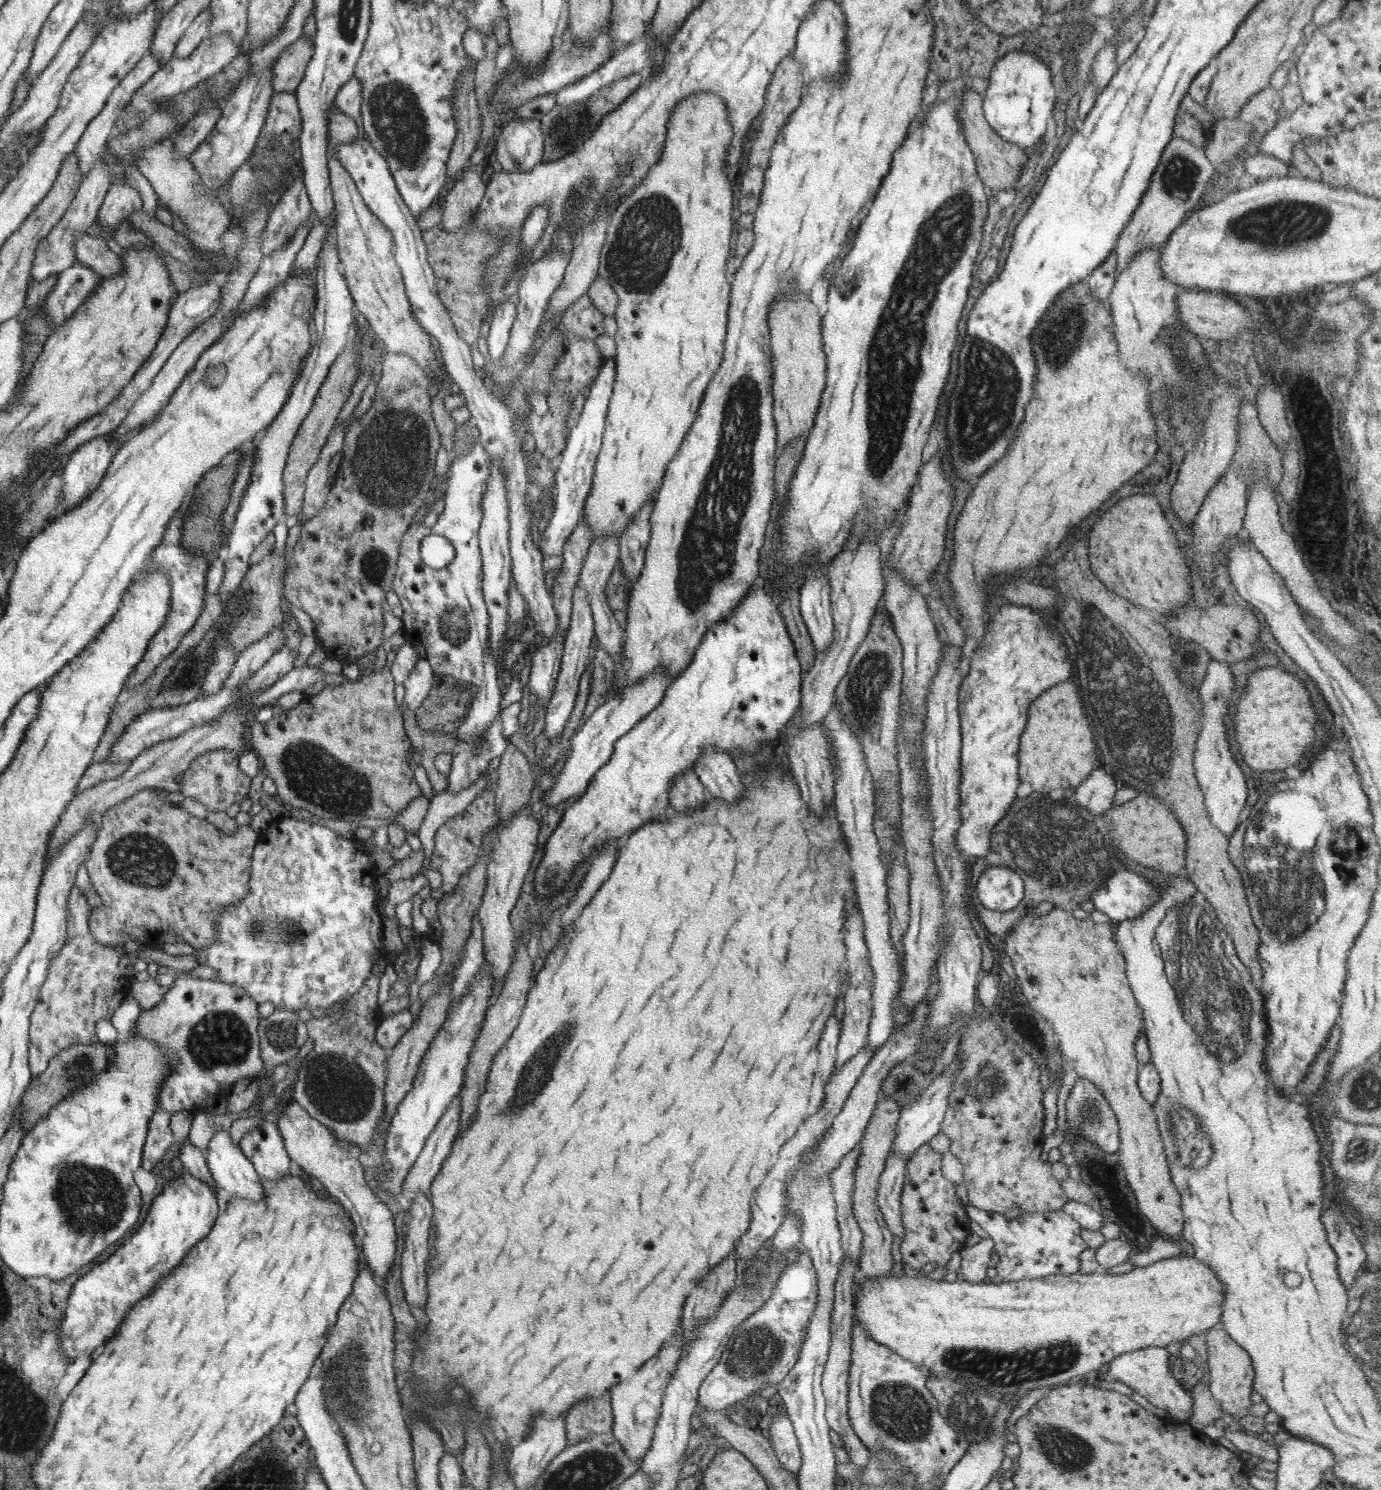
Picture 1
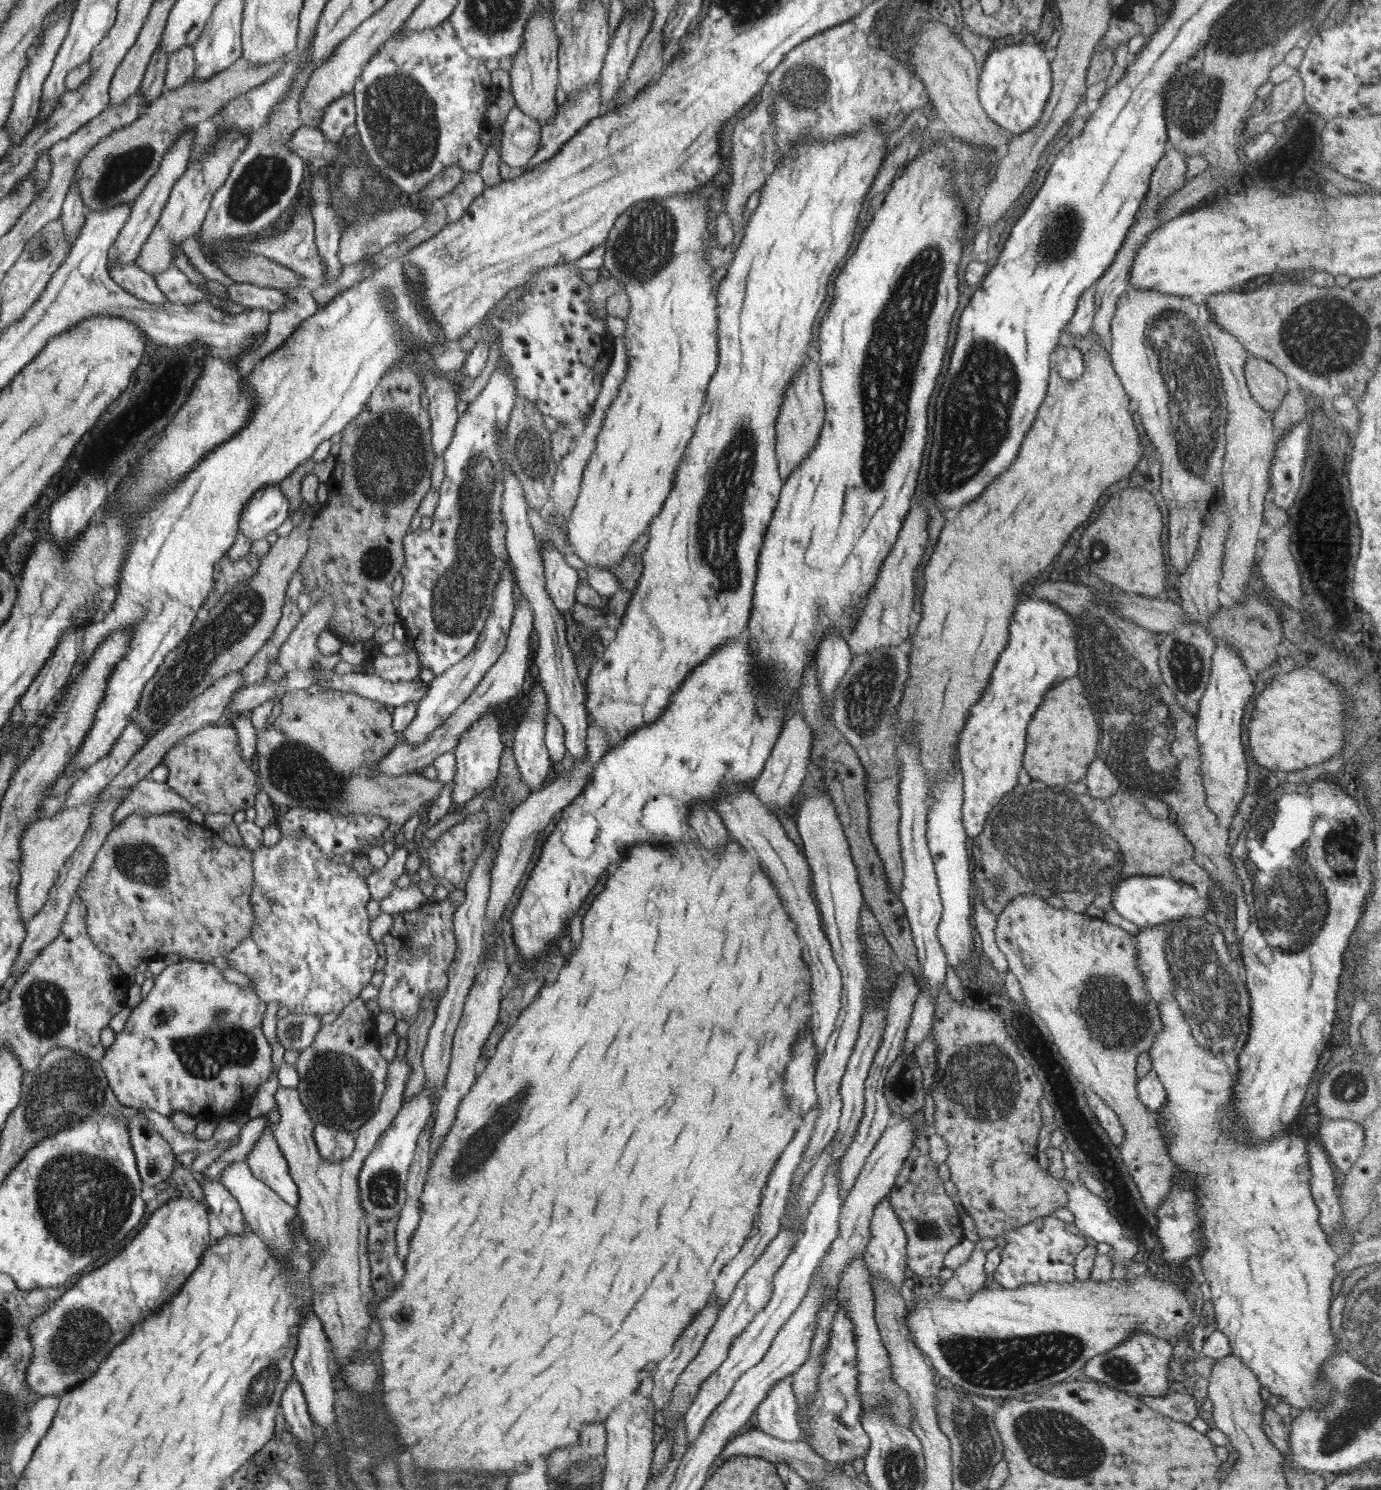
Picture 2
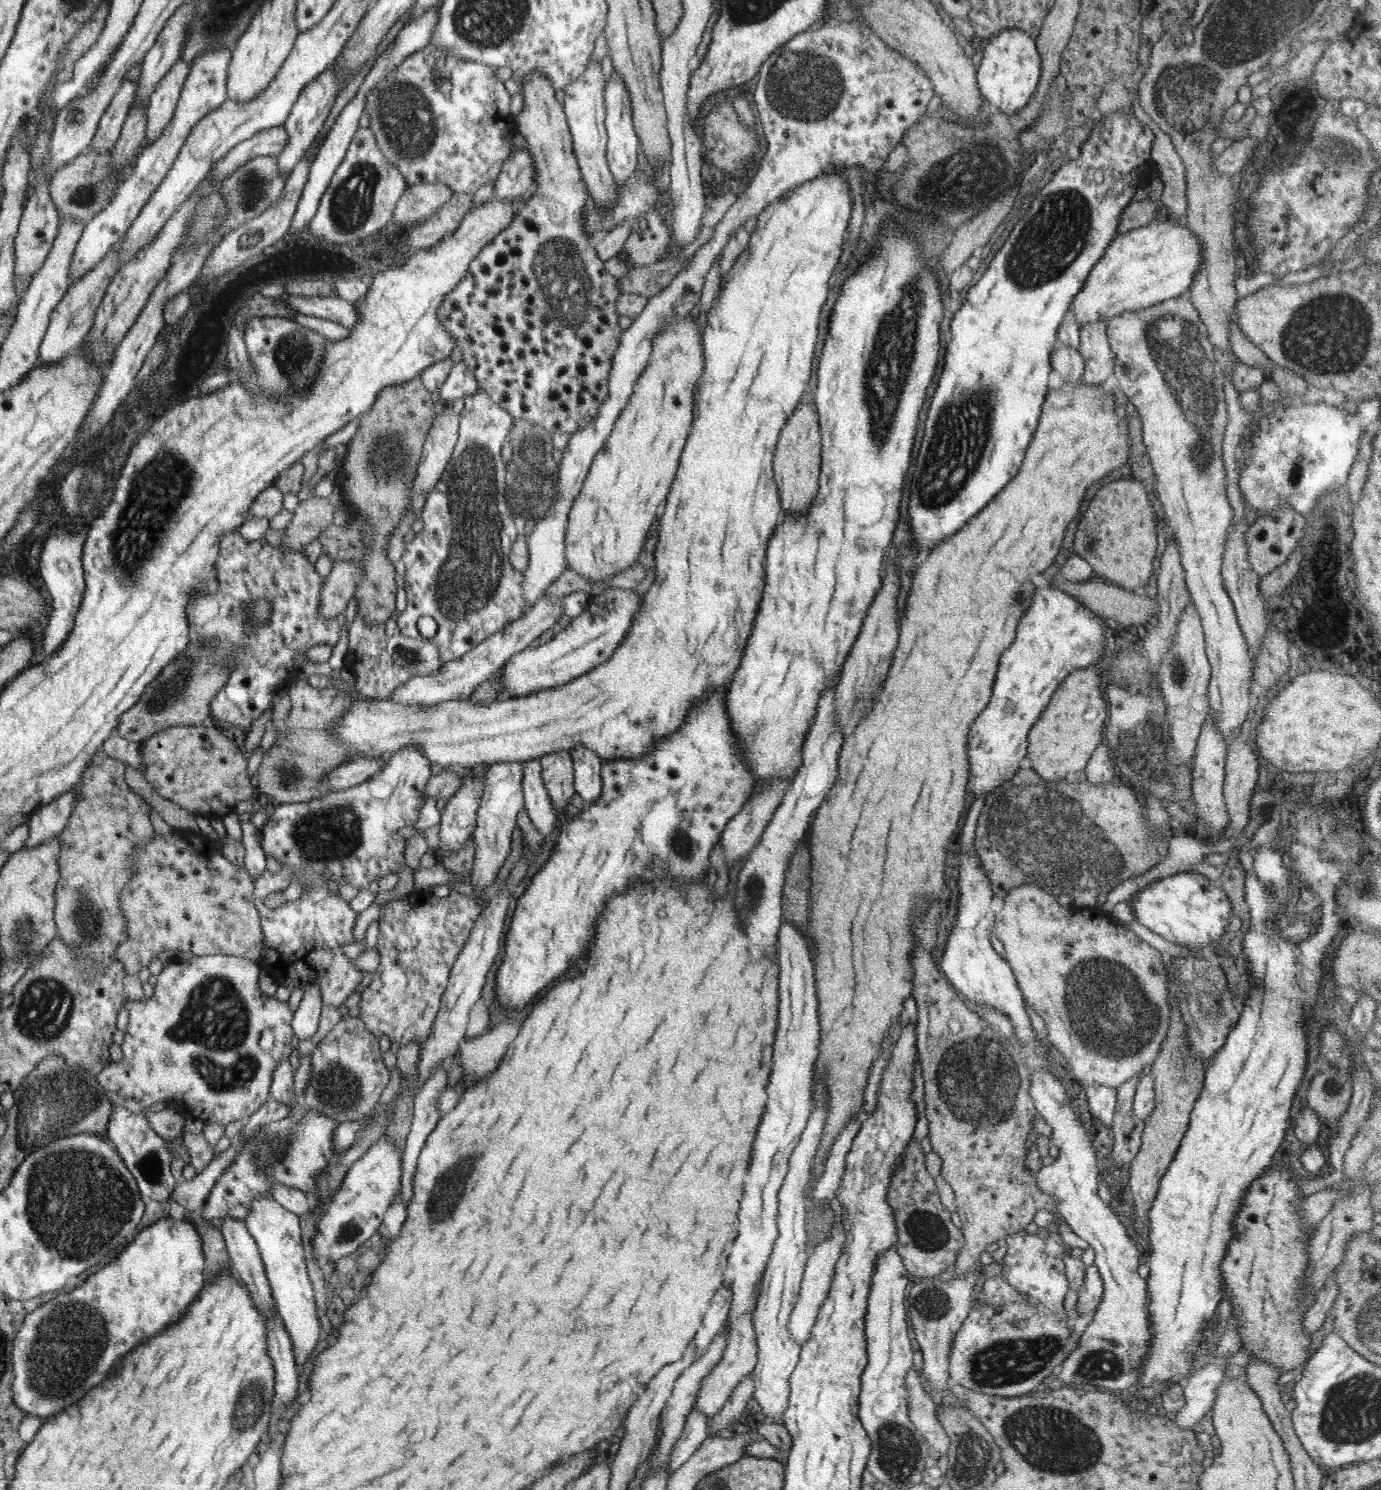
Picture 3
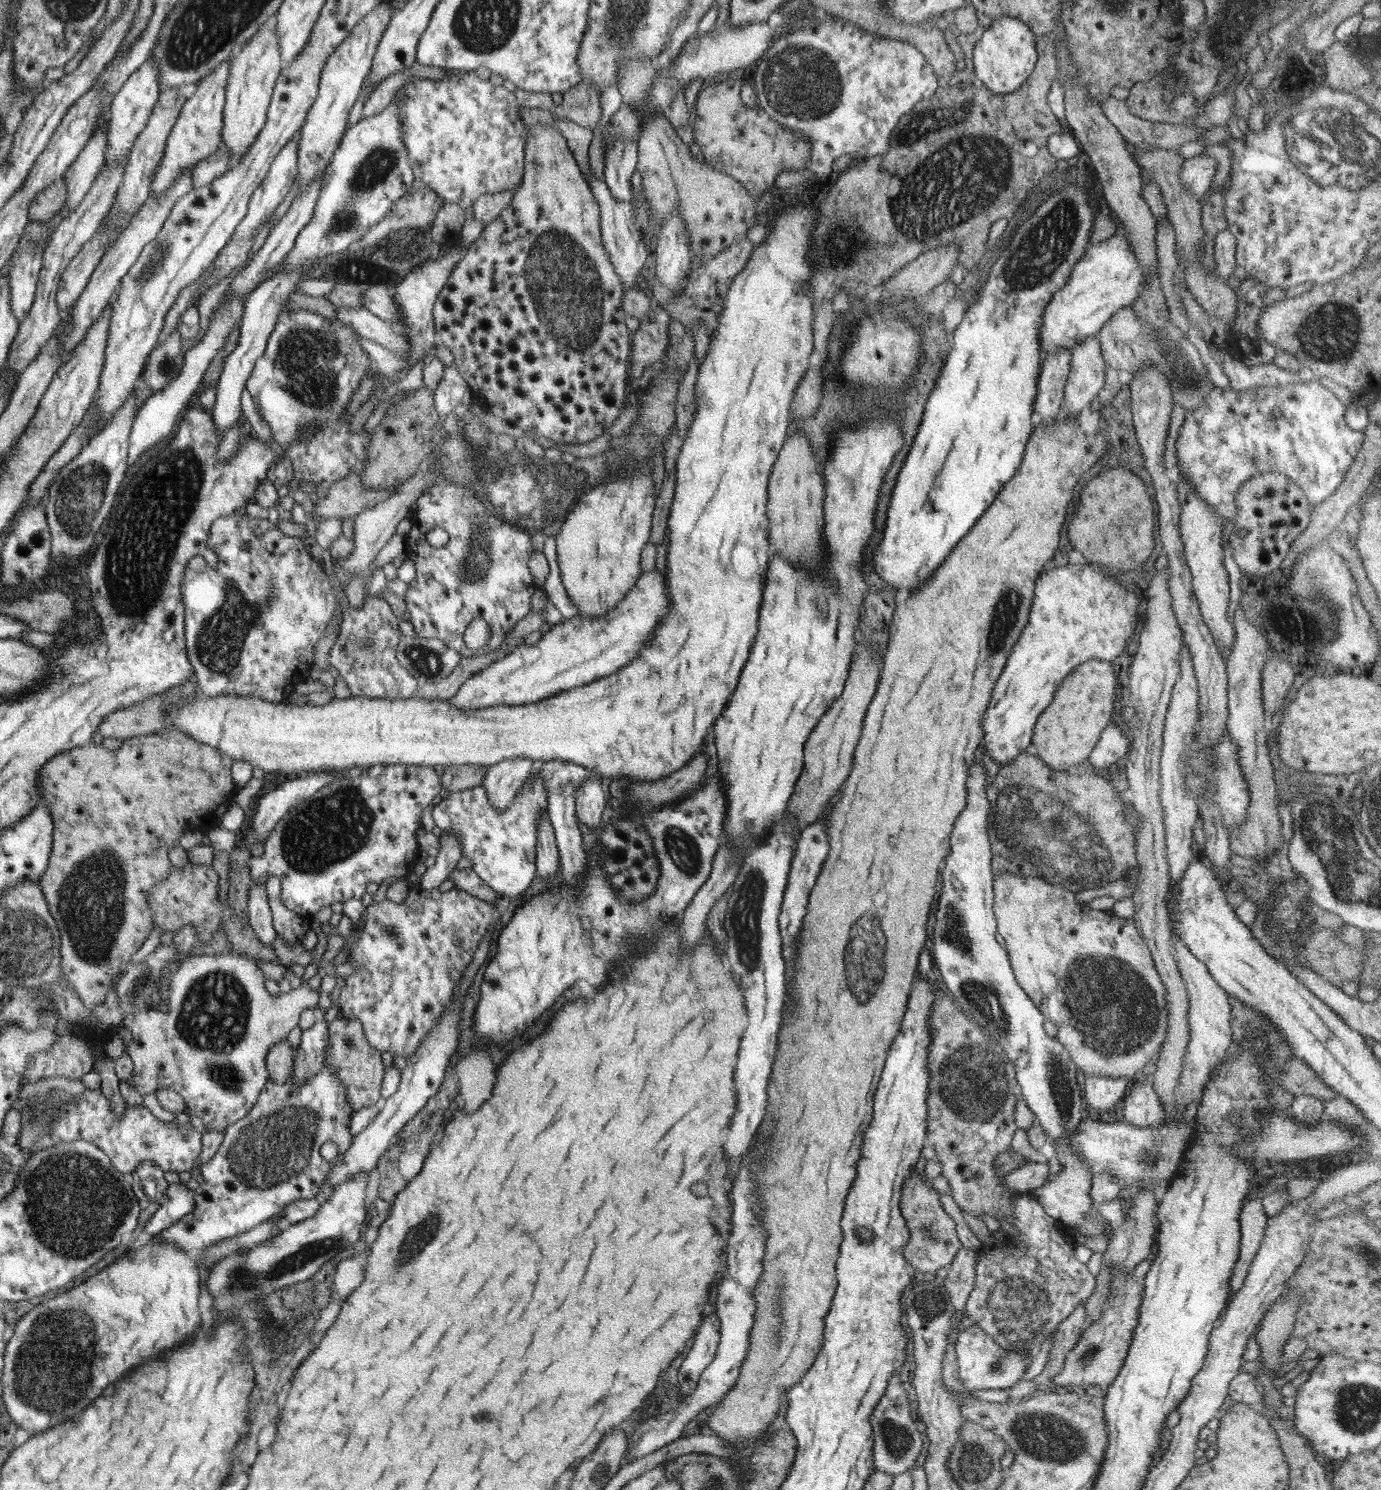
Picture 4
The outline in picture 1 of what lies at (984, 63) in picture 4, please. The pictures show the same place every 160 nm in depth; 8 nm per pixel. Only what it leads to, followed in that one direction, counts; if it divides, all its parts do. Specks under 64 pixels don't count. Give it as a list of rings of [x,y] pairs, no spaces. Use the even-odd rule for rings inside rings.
[[[1007,52],[999,57],[991,71],[987,89],[982,95],[982,112],[985,121],[1002,139],[1022,150],[1041,141],[1047,130],[1047,118],[1053,110],[1054,89],[1048,67],[1033,54]]]

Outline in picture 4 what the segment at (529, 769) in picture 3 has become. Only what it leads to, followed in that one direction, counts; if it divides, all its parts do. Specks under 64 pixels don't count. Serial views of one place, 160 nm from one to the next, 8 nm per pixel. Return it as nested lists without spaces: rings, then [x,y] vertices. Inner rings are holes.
[[[546,811],[540,813],[540,824],[536,843],[536,876],[551,880],[558,870],[558,850],[554,841],[554,830]]]

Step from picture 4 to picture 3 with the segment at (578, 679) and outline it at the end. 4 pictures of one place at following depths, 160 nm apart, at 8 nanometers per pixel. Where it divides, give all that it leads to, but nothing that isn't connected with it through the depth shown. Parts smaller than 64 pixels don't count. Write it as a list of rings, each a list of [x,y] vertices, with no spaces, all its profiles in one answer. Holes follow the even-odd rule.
[[[612,586],[592,596],[583,612],[570,617],[569,624],[557,629],[549,641],[539,642],[535,647],[525,647],[506,660],[498,677],[504,698],[527,696],[542,688],[567,684],[605,663],[627,634],[633,615],[639,610],[639,603],[641,597],[632,589],[621,590]]]

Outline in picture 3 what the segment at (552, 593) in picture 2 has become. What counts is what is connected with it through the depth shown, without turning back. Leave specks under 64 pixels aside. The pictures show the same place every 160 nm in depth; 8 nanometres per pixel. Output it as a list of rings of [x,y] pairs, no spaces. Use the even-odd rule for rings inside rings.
[[[549,599],[538,600],[527,614],[500,628],[459,660],[445,662],[429,676],[409,677],[405,684],[398,686],[392,692],[389,699],[408,705],[432,705],[449,699],[467,699],[474,691],[474,686],[483,682],[489,675],[493,675],[495,671],[499,671],[513,653],[528,647],[543,630],[548,628],[557,630],[557,620],[561,616],[562,609],[563,599],[559,599],[557,603],[551,603]]]

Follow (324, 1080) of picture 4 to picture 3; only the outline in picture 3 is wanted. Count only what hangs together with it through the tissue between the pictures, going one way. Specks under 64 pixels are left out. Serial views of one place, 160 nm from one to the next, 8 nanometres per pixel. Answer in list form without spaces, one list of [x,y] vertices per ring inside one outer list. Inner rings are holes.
[[[305,1108],[300,1123],[292,1123],[285,1116],[279,1122],[259,1127],[245,1139],[235,1152],[227,1170],[215,1180],[203,1204],[201,1216],[211,1226],[219,1227],[226,1216],[243,1222],[250,1214],[250,1202],[262,1196],[271,1196],[273,1183],[284,1184],[308,1194],[316,1188],[316,1179],[328,1166],[333,1155],[331,1138],[338,1122],[325,1113]]]

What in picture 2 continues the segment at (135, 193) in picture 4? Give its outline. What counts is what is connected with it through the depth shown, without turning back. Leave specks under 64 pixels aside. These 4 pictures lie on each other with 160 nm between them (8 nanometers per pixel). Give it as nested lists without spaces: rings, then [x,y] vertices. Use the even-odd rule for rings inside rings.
[[[188,44],[187,47],[179,49],[167,58],[164,89],[171,91],[188,83],[194,70],[193,46]]]

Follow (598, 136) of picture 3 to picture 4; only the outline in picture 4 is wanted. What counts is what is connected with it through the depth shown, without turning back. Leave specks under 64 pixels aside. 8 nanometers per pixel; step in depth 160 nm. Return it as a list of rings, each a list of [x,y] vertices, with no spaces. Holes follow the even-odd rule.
[[[593,175],[589,179],[589,188],[592,189],[593,196],[596,197],[596,204],[600,206],[601,236],[608,252],[608,259],[612,261],[615,274],[622,286],[622,292],[625,293],[629,289],[635,288],[637,274],[644,268],[645,260],[647,260],[646,245],[641,244],[638,223],[635,223],[631,204],[625,201],[615,201],[605,182],[593,177]]]

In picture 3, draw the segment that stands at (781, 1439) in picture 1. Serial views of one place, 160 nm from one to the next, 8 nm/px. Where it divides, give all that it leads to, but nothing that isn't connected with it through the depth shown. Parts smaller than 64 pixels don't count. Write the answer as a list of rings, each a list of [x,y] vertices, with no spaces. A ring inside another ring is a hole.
[[[817,1081],[812,1089],[814,1107],[805,1128],[801,1131],[797,1145],[789,1154],[788,1169],[777,1191],[778,1235],[762,1272],[761,1288],[752,1312],[752,1327],[756,1340],[756,1363],[750,1374],[750,1379],[753,1381],[752,1396],[765,1418],[773,1418],[773,1420],[781,1420],[782,1412],[787,1408],[788,1378],[797,1364],[800,1351],[799,1345],[790,1339],[787,1323],[789,1313],[797,1301],[800,1280],[808,1257],[807,1250],[804,1248],[807,1235],[804,1227],[806,1216],[802,1194],[810,1177],[810,1166],[813,1166],[813,1158],[817,1154],[822,1128],[825,1126],[826,1098],[823,1081]]]

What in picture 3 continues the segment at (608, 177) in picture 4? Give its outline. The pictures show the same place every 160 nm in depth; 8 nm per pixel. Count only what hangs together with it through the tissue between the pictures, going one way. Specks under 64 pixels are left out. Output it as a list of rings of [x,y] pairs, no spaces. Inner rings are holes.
[[[611,72],[610,78],[603,88],[604,104],[604,130],[606,133],[605,156],[606,163],[613,177],[615,185],[623,185],[628,178],[635,176],[637,168],[637,146],[638,138],[633,131],[633,121],[631,121],[631,108],[629,103],[629,93],[625,89],[625,83],[617,72]]]

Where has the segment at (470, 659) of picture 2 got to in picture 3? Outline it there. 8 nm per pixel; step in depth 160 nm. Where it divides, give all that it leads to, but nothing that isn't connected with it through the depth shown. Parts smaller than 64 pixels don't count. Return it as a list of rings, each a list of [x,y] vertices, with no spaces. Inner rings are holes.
[[[404,746],[395,754],[386,757],[386,763],[379,773],[371,775],[367,782],[355,786],[329,791],[320,797],[309,799],[308,802],[280,803],[272,805],[273,813],[261,826],[260,847],[264,856],[272,856],[277,863],[292,866],[296,870],[310,870],[330,880],[339,880],[350,884],[358,892],[367,889],[367,882],[378,880],[385,874],[396,873],[405,866],[403,848],[406,839],[397,834],[399,828],[411,826],[423,806],[423,798],[419,798],[419,790],[428,784],[429,761],[414,746]]]

